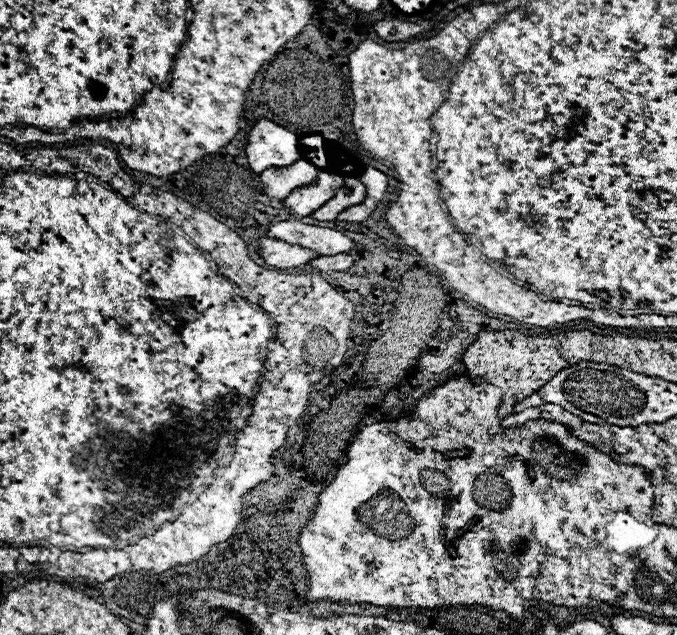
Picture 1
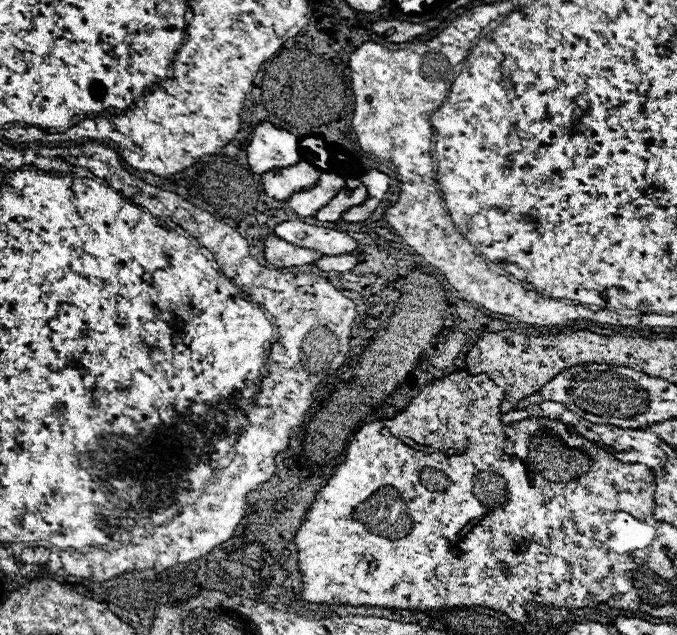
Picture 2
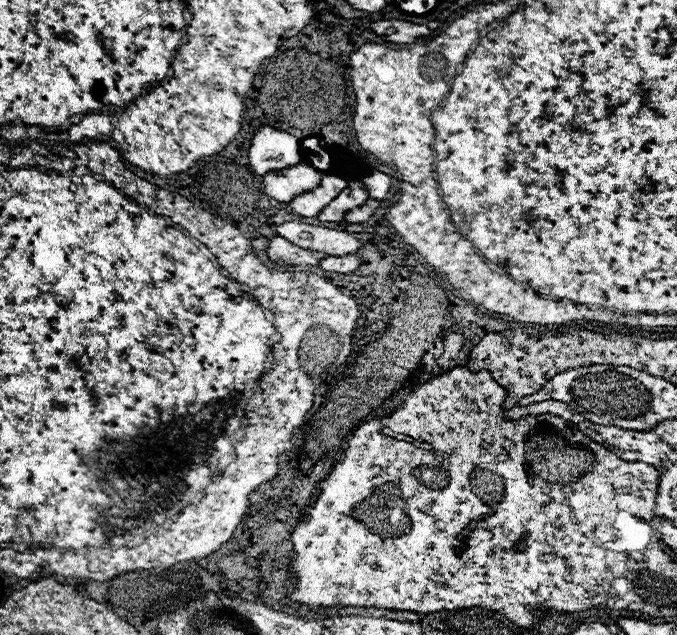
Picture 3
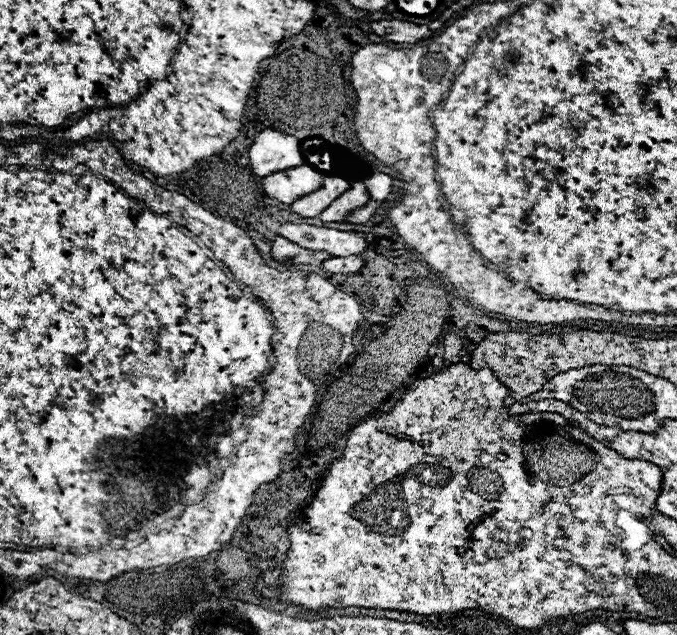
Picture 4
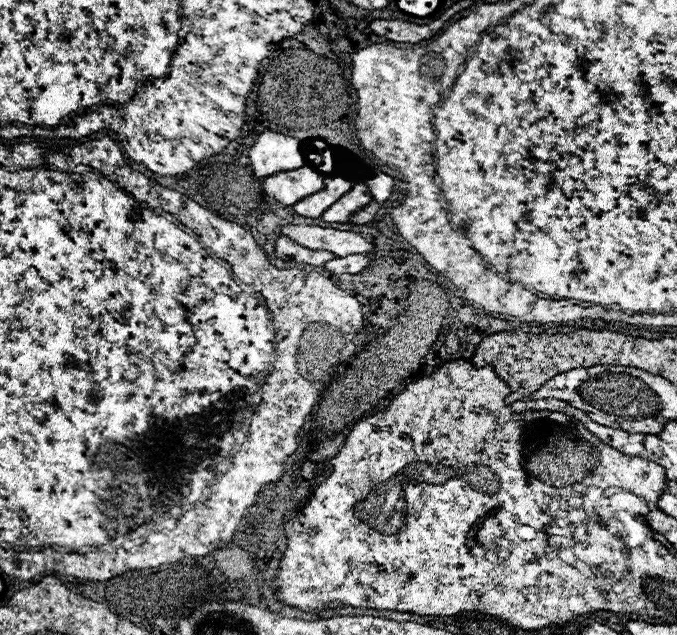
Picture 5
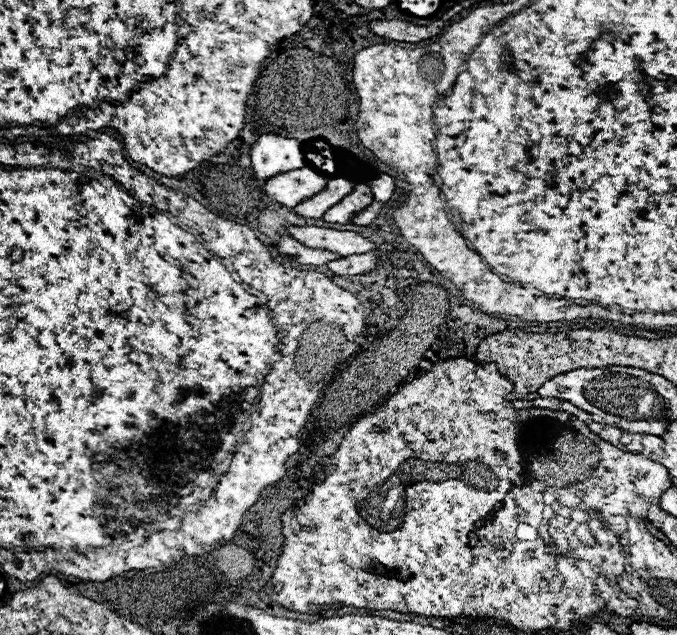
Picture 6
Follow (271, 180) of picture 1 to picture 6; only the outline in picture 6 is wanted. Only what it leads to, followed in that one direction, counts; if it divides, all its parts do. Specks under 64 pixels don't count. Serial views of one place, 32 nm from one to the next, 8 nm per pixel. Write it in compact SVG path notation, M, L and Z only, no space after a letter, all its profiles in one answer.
M310 166L282 172L264 182L264 192L288 208L294 208L294 204L300 204L304 198L318 194L322 188L326 188L326 178Z

